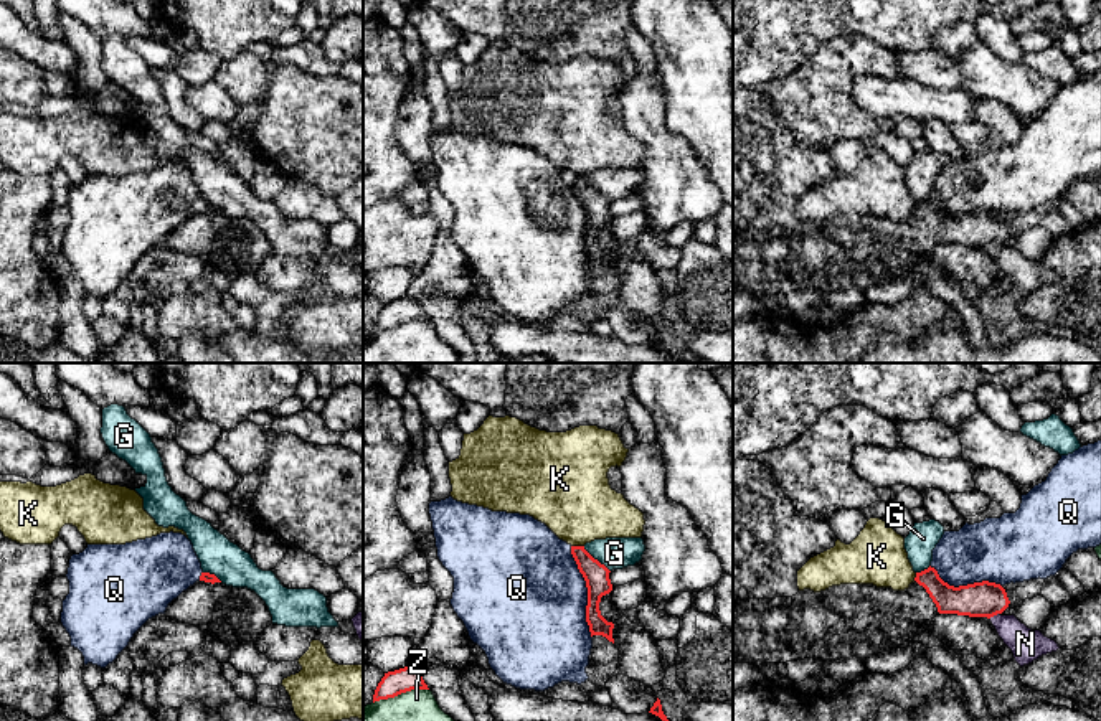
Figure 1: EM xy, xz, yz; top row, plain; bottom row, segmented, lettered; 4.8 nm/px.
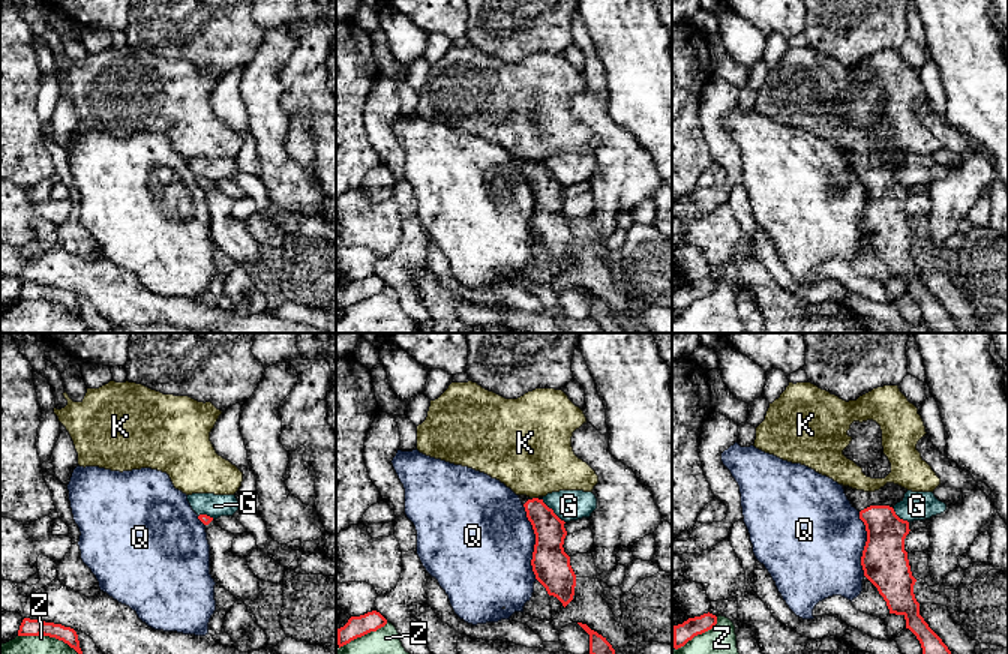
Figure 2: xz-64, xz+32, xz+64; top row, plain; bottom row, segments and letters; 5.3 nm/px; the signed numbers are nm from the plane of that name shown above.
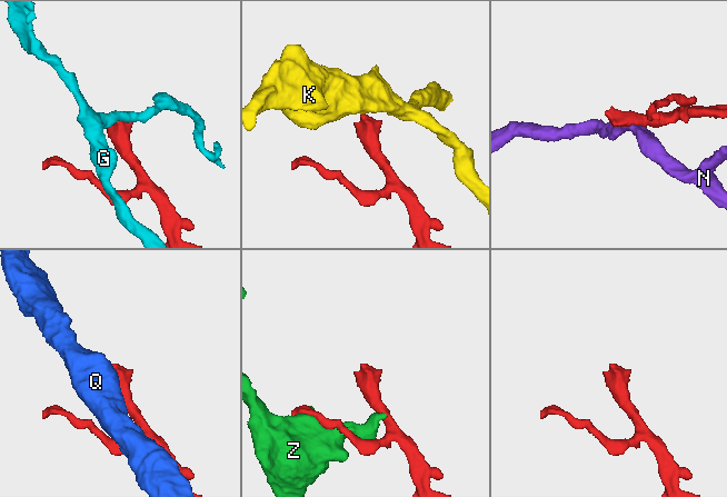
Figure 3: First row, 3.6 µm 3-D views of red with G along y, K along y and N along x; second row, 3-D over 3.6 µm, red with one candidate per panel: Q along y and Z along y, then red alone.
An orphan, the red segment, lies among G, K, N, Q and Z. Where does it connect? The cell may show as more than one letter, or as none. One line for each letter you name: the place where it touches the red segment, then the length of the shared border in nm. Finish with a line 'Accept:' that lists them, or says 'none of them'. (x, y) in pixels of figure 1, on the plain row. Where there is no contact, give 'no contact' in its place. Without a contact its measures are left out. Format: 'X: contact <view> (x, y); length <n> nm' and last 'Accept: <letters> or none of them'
Accept: none of them

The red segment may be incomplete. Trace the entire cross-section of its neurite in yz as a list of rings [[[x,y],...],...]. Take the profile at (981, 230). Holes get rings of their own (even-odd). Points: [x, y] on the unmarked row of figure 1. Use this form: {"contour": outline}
{"contour": [[[934,198],[916,203],[905,221],[873,214],[840,214],[825,221],[799,221],[792,228],[744,229],[733,233],[733,294],[786,294],[794,290],[840,290],[872,285],[891,279],[913,277],[938,244],[994,247],[1010,231],[1000,214],[982,211],[967,216],[949,216]]]}

